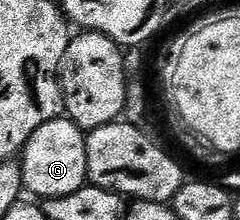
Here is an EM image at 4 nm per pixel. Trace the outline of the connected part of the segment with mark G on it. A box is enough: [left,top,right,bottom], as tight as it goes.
[19,118,89,200]

